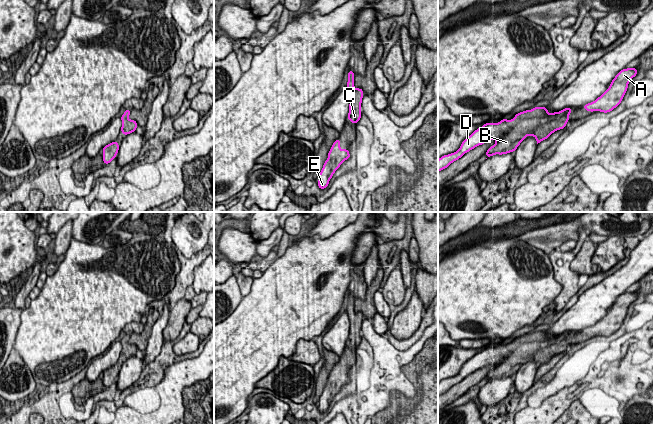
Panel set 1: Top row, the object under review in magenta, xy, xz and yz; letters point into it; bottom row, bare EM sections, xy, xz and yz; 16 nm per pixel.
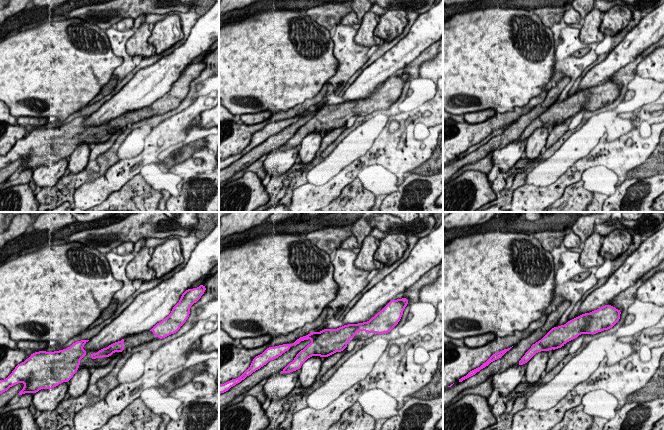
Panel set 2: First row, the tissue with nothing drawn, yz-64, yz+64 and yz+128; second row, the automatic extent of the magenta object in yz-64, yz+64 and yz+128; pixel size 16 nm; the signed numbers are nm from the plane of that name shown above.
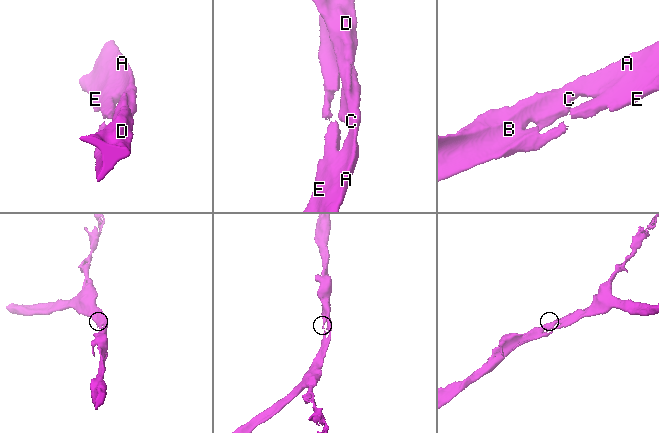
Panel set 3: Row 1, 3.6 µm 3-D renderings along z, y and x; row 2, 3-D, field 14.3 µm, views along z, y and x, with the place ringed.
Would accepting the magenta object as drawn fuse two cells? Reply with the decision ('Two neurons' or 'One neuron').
One neuron

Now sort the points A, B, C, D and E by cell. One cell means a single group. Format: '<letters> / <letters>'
A B C D E

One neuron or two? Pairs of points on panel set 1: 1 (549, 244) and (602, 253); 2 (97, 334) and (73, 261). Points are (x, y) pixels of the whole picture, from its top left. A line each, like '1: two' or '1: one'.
1: two
2: one

